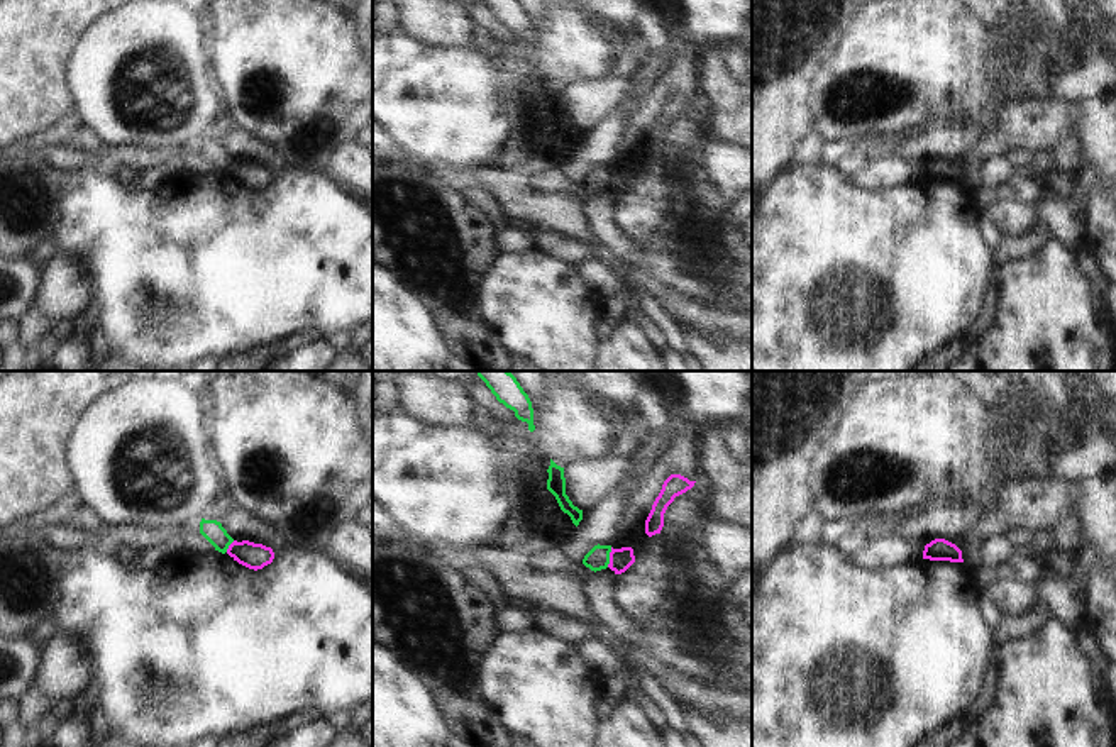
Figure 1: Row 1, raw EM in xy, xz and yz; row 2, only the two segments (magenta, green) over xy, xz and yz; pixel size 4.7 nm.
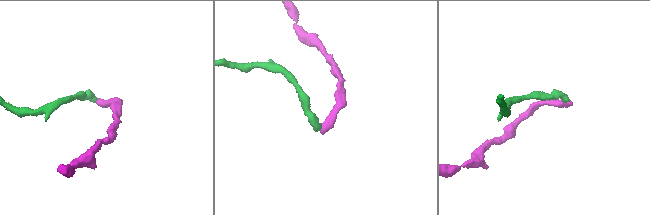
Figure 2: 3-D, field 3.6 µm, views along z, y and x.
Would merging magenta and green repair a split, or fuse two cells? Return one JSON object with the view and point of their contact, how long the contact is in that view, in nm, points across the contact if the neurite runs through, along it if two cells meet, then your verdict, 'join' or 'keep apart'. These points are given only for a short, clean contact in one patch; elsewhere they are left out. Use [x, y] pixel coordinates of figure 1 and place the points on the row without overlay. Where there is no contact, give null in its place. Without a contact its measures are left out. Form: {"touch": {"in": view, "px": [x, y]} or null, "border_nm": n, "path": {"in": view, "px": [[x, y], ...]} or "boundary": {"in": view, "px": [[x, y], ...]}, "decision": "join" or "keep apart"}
{"touch": {"in": "xz", "px": [610, 178]}, "border_nm": 100, "path": {"in": "xz", "px": [[620, 180], [610, 178], [598, 178]]}, "decision": "join"}

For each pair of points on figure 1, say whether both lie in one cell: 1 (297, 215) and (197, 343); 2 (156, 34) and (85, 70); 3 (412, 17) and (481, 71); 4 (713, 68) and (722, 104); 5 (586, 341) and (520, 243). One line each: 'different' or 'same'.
1: same
2: same
3: different
4: same
5: different

